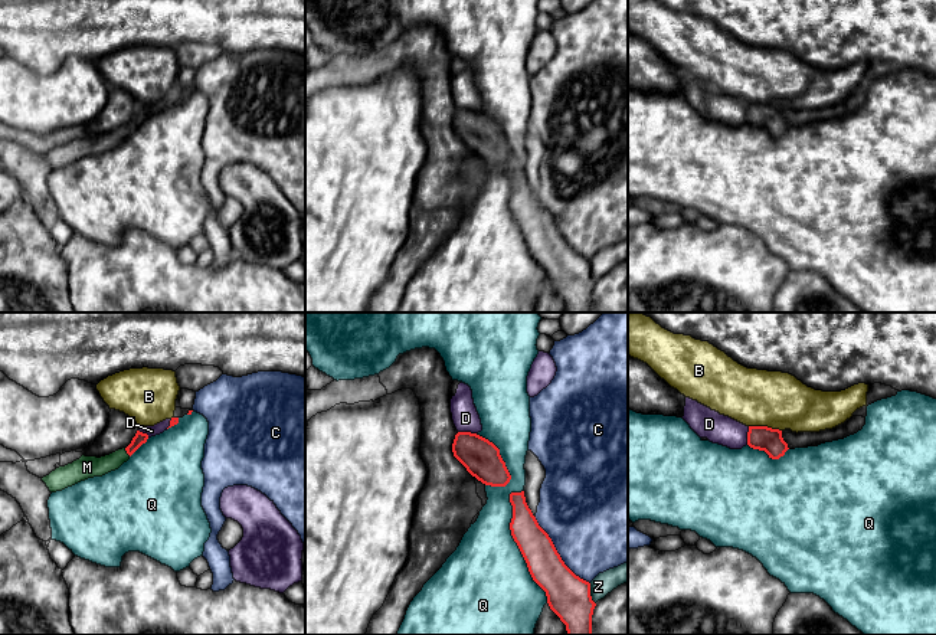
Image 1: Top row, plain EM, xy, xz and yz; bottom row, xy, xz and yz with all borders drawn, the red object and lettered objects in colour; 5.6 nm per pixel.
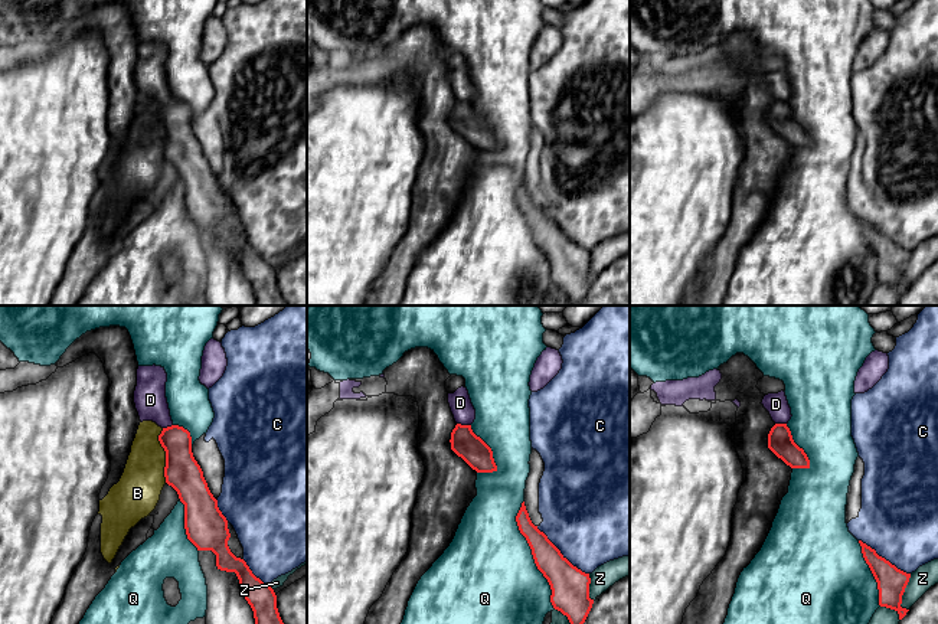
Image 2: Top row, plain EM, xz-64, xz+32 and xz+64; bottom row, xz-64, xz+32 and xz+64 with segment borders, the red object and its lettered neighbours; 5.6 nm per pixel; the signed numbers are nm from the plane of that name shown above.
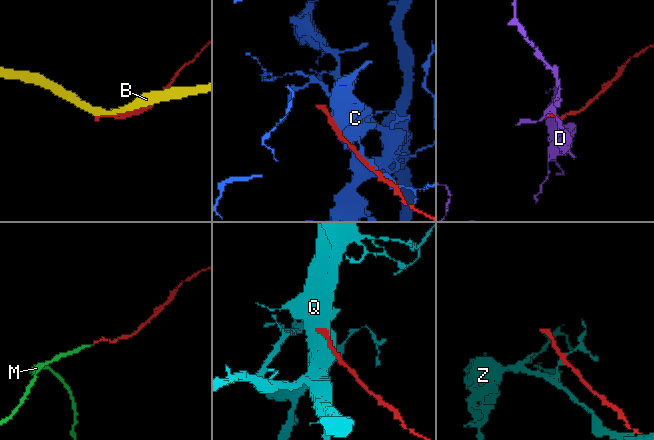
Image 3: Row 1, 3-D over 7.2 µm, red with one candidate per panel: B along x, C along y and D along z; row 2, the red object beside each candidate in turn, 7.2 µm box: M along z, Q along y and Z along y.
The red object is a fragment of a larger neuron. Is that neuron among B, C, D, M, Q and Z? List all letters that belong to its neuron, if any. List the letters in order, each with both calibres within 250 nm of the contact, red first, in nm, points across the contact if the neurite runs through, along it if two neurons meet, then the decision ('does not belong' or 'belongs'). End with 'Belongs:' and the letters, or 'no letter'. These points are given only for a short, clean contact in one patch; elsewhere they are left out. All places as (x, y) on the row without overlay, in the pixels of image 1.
B: 140 nm thick on the red side, 320 nm on the other; border along yz (749, 102), (766, 102), (781, 108); does not belong
C: 240 nm thick on the red side, 480 nm on the other; does not belong
D: 200 nm thick on the red side, 150 nm on the other; border along xz (458, 108), (475, 111); does not belong
M: 70 nm thick on the red side, 130 nm on the other; runs through xy (140, 115), (127, 130), (100, 144), (87, 144); belongs
Q: 200 nm thick on the red side, 480 nm on the other; does not belong
Z: 240 nm thick on the red side, 120 nm on the other; does not belong
Belongs: M

